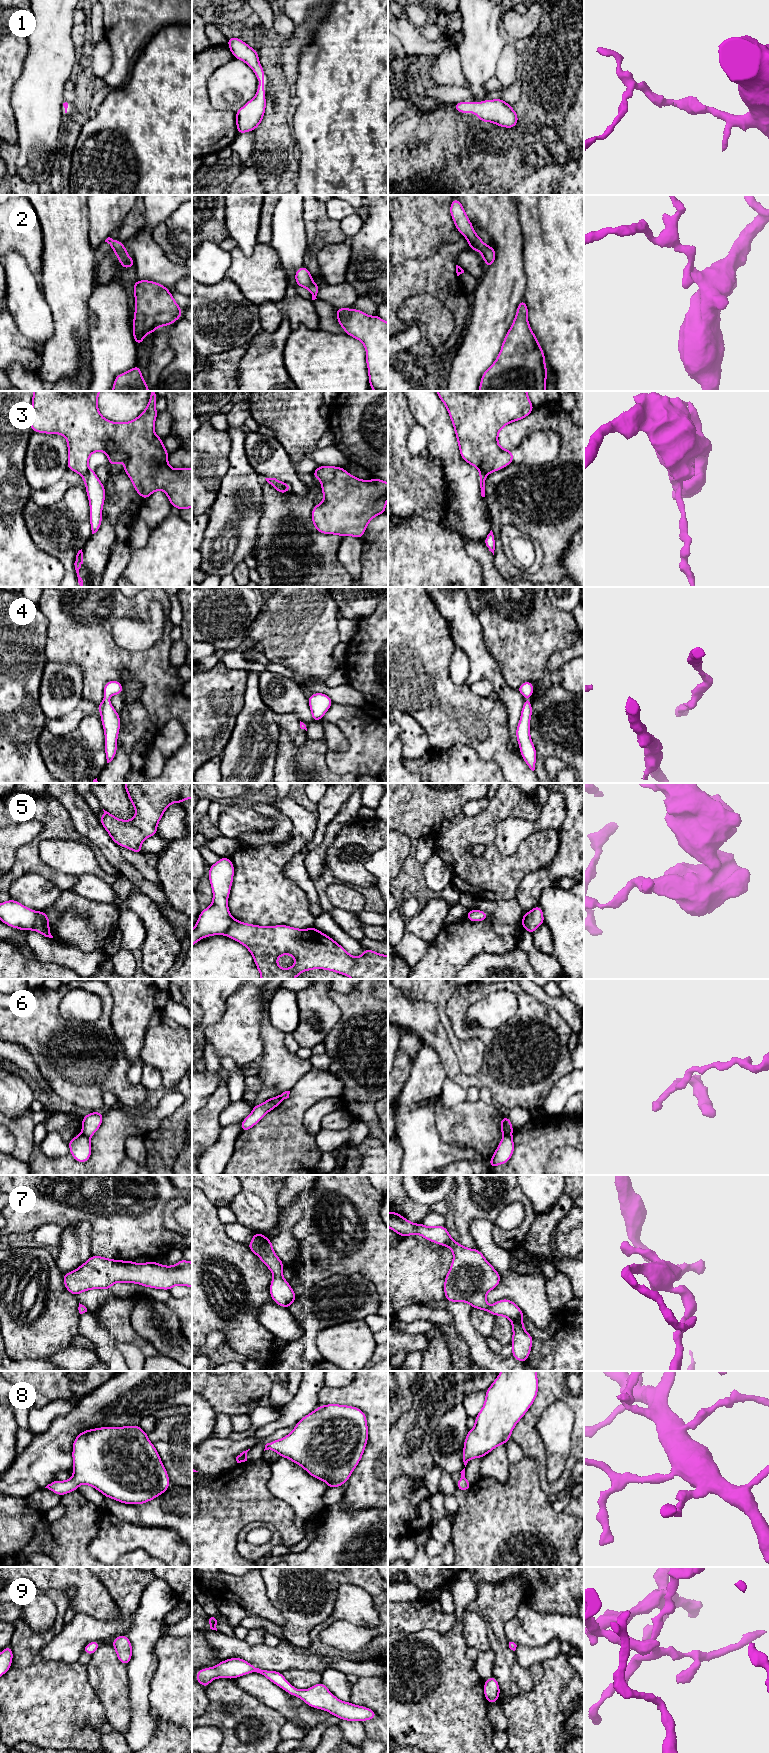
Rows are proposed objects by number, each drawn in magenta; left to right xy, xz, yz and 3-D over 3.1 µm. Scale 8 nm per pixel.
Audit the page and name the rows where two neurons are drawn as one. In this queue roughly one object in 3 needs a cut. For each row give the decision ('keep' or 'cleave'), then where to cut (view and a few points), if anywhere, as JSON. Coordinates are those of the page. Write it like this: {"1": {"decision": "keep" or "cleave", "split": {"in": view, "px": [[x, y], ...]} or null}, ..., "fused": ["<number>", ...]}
{"1": {"decision": "keep", "split": null}, "2": {"decision": "keep", "split": null}, "3": {"decision": "cleave", "split": {"in": "xy", "px": [[89, 469], [83, 476]]}}, "4": {"decision": "keep", "split": null}, "5": {"decision": "cleave", "split": {"in": "xy", "px": [[36, 912], [33, 928]]}}, "6": {"decision": "cleave", "split": {"in": "xy", "px": [[81, 1133], [89, 1137]]}}, "7": {"decision": "keep", "split": null}, "8": {"decision": "keep", "split": null}, "9": {"decision": "keep", "split": null}, "fused": ["3", "5", "6"]}

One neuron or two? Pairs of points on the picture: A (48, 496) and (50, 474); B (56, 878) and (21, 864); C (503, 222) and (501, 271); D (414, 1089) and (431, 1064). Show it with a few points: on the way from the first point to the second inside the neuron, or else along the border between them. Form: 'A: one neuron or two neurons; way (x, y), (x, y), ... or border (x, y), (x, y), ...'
A: two neurons; border (67, 470), (54, 483), (32, 491)
B: one neuron; way (47, 872), (38, 866), (30, 864)
C: one neuron; way (503, 234), (503, 259)
D: one neuron; way (420, 1083), (427, 1076), (427, 1070)

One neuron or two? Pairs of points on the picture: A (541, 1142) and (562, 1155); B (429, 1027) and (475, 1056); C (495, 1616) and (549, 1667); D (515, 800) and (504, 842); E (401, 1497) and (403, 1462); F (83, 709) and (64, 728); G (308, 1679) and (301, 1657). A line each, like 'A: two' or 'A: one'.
A: two
B: two
C: two
D: two
E: two
F: one
G: two

